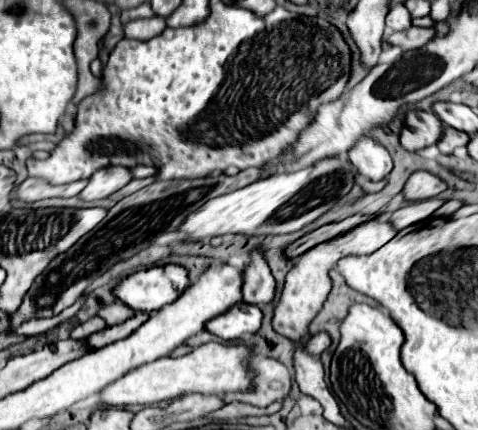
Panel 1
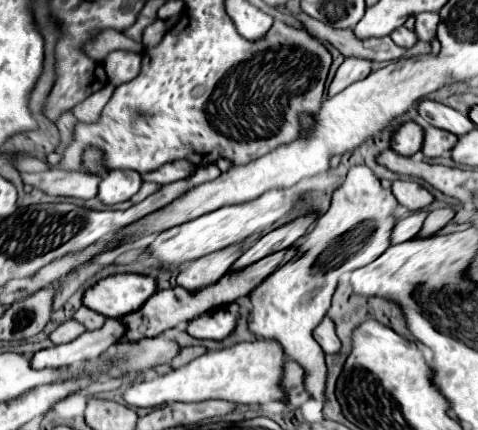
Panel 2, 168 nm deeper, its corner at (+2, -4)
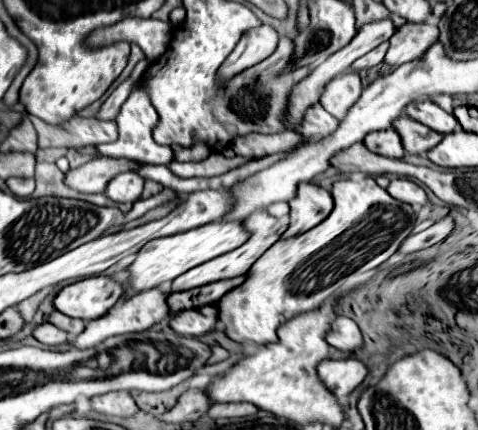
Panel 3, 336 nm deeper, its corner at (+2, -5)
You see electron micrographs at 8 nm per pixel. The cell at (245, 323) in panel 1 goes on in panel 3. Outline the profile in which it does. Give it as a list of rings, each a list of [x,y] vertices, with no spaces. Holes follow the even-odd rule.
[[[203,305],[197,309],[185,309],[171,315],[171,329],[179,335],[191,335],[201,337],[209,333],[217,323],[217,307],[215,305]]]

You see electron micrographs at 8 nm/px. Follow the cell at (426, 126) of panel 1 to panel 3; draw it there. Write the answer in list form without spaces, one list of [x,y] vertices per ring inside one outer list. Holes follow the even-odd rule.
[[[385,129],[385,131],[371,131],[369,135],[365,135],[363,145],[377,155],[383,157],[395,157],[401,159],[405,155],[403,147],[401,147],[401,139],[393,129]]]

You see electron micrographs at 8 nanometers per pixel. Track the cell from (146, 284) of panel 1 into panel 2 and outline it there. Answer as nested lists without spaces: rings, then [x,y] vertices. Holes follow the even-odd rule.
[[[115,274],[99,280],[83,296],[83,304],[107,318],[137,312],[157,292],[157,280],[143,274]]]

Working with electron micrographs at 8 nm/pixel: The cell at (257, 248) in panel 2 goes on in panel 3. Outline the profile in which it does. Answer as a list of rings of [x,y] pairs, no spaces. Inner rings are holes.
[[[299,183],[295,197],[289,201],[291,225],[281,239],[295,237],[319,225],[333,211],[333,197],[327,189],[313,183]]]

